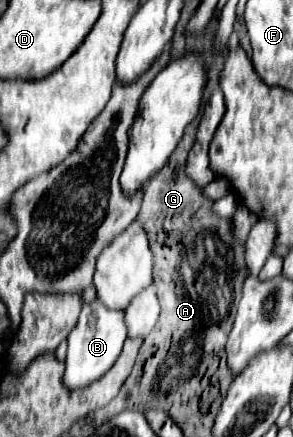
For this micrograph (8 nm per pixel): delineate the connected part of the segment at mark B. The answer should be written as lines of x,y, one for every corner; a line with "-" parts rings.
98,301
84,305
76,327
68,335
64,385
70,391
76,391
76,389
86,389
90,383
102,379
106,375
106,371
116,363
116,359
122,351
124,339
126,339
126,327
124,327
122,311
108,311

